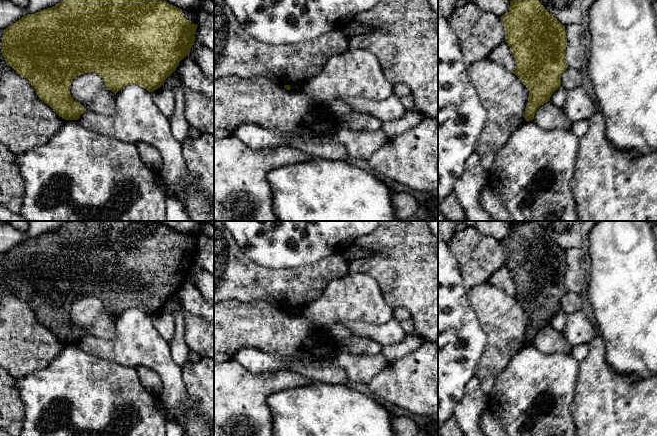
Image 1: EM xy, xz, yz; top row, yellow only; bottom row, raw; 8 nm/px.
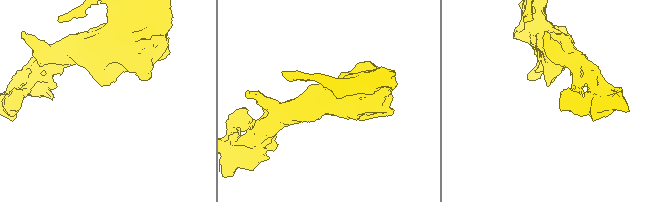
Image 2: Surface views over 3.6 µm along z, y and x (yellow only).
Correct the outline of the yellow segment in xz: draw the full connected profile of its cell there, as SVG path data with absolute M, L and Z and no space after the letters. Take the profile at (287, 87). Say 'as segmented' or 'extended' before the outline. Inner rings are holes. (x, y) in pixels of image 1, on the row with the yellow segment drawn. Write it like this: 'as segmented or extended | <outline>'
extended | M300 82L300 83L293 83L292 85L285 85L284 88L296 94L303 92L304 83Z

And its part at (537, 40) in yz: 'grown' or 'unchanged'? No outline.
grown

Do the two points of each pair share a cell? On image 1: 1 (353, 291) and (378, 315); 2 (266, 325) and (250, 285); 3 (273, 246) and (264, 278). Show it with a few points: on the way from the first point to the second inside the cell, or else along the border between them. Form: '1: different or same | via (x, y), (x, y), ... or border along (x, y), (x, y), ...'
1: same | via (359, 297), (372, 309)
2: different | border along (232, 299), (239, 301), (264, 300), (278, 308)
3: different | border along (246, 256), (265, 267), (291, 267)

